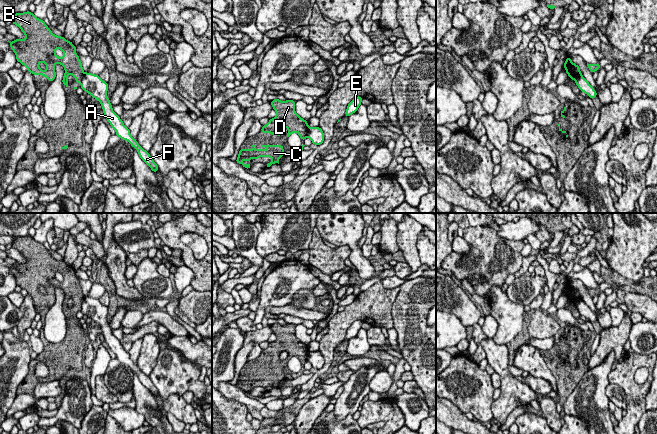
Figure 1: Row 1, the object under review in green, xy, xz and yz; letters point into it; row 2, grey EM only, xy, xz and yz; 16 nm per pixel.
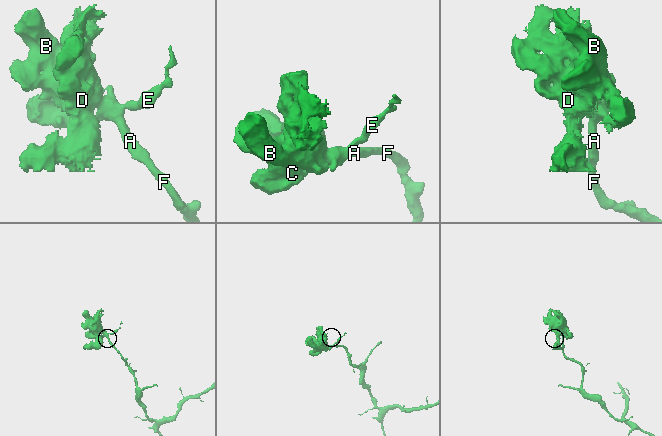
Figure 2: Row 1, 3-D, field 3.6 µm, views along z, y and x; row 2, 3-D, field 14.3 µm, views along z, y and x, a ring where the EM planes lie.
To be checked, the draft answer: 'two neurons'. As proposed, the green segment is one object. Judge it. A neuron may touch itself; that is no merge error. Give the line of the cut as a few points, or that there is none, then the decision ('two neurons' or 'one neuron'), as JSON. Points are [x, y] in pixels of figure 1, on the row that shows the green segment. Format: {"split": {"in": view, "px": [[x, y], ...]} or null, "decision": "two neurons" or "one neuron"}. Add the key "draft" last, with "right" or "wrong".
{"split": {"in": "xy", "px": [[85, 73], [80, 82]]}, "decision": "two neurons", "draft": "right"}

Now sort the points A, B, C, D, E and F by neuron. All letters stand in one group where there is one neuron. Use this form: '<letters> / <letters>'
A E F / B C D

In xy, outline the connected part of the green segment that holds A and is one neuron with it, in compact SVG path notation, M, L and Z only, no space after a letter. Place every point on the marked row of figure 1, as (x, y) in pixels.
M85 73L81 80L81 88L93 98L97 99L102 106L104 118L108 120L112 128L116 131L116 136L123 140L127 140L134 147L140 158L151 168L153 172L157 172L158 166L150 156L149 152L145 151L136 140L130 135L130 130L127 128L120 117L112 110L112 105L109 97L106 95L108 91L108 83L101 80L99 75Z

